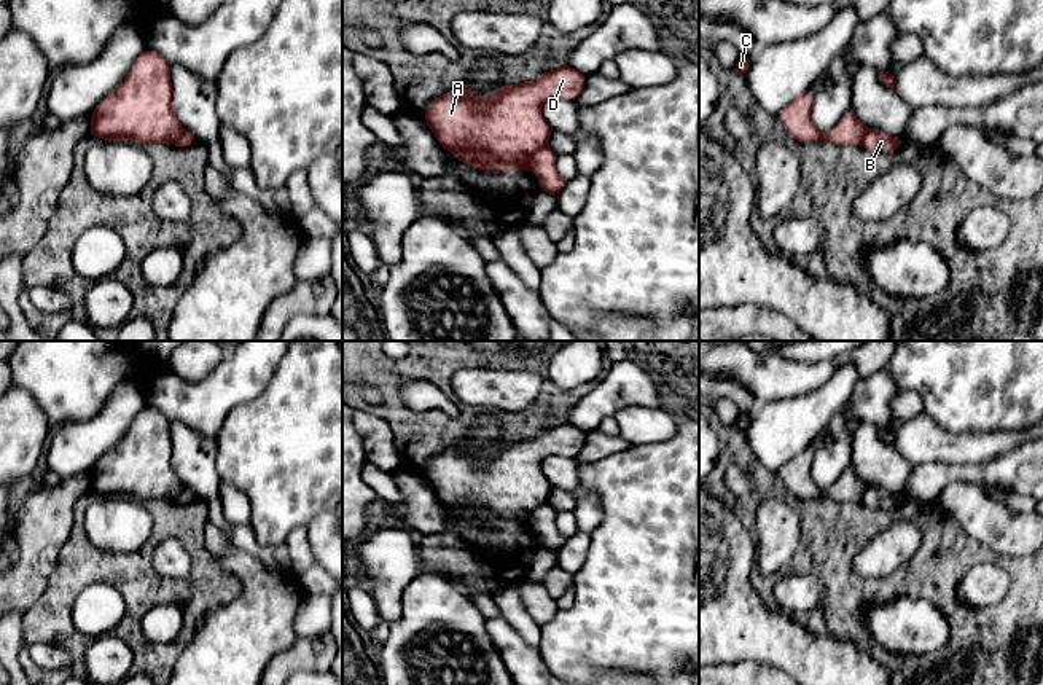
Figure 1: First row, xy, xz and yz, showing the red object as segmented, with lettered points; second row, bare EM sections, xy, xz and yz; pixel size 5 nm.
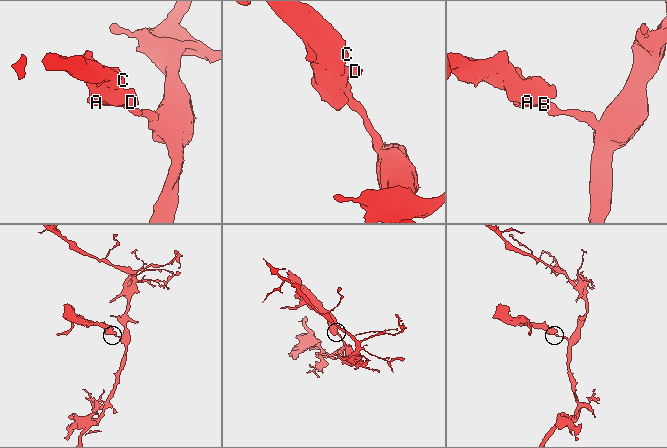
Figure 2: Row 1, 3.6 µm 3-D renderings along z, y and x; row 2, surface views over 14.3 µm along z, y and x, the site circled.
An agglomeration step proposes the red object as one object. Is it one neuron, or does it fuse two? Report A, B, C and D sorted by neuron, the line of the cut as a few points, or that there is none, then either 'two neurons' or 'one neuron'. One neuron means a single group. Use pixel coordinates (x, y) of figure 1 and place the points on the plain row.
groups A C D / B; cut xz (546, 501), (531, 513), (527, 524); two neurons

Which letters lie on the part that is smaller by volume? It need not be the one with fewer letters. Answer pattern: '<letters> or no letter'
A, C, D

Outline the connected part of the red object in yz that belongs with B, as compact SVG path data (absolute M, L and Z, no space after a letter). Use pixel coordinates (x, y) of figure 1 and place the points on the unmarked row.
M868 486L861 503L873 508L893 510L903 500L903 494L892 494L881 486Z

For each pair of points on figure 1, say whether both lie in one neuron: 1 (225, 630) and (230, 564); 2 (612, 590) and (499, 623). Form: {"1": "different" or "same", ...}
{"1": "same", "2": "different"}

